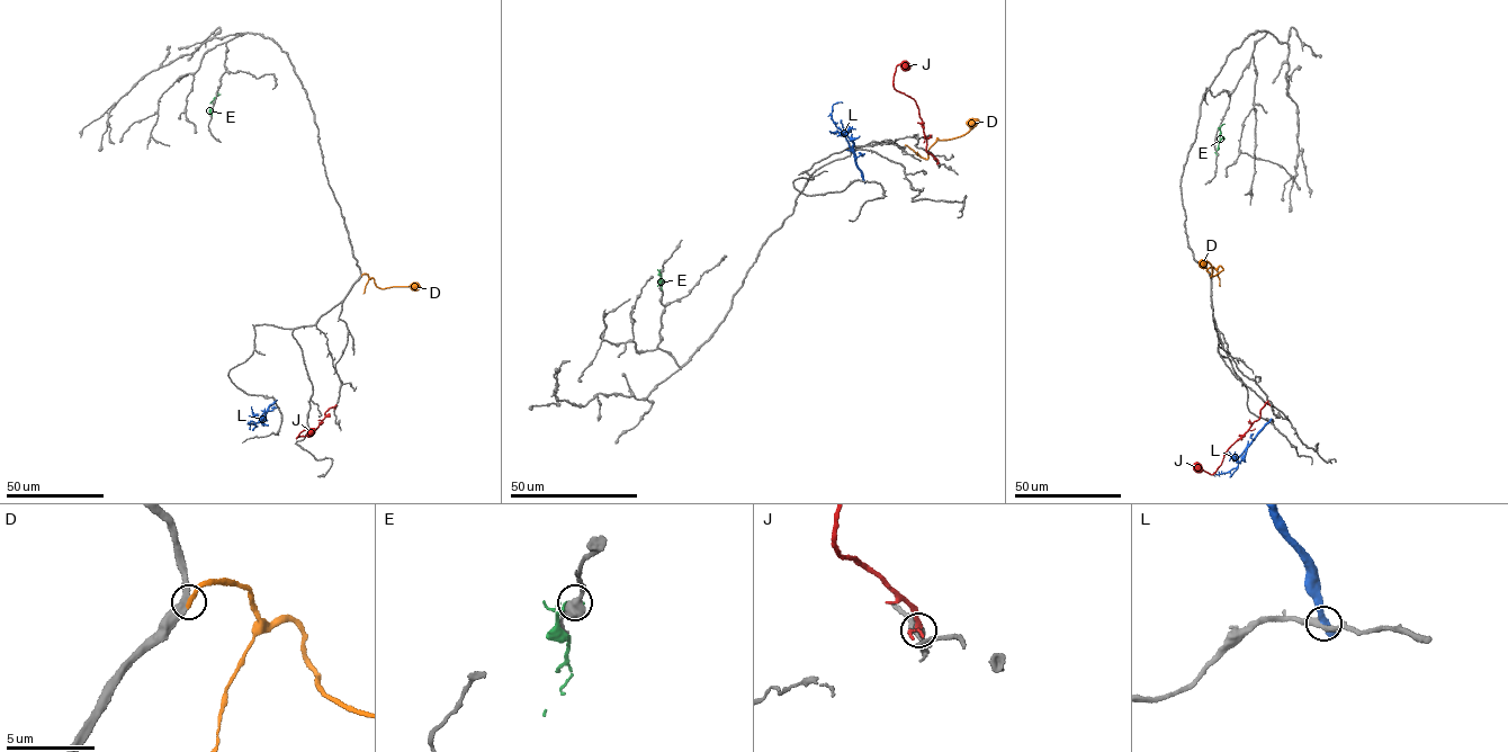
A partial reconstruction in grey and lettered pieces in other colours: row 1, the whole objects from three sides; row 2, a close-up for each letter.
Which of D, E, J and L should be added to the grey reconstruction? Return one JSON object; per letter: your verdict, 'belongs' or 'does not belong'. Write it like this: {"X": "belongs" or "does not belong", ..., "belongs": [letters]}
{"D": "belongs", "E": "does not belong", "J": "does not belong", "L": "does not belong", "belongs": ["D"]}

